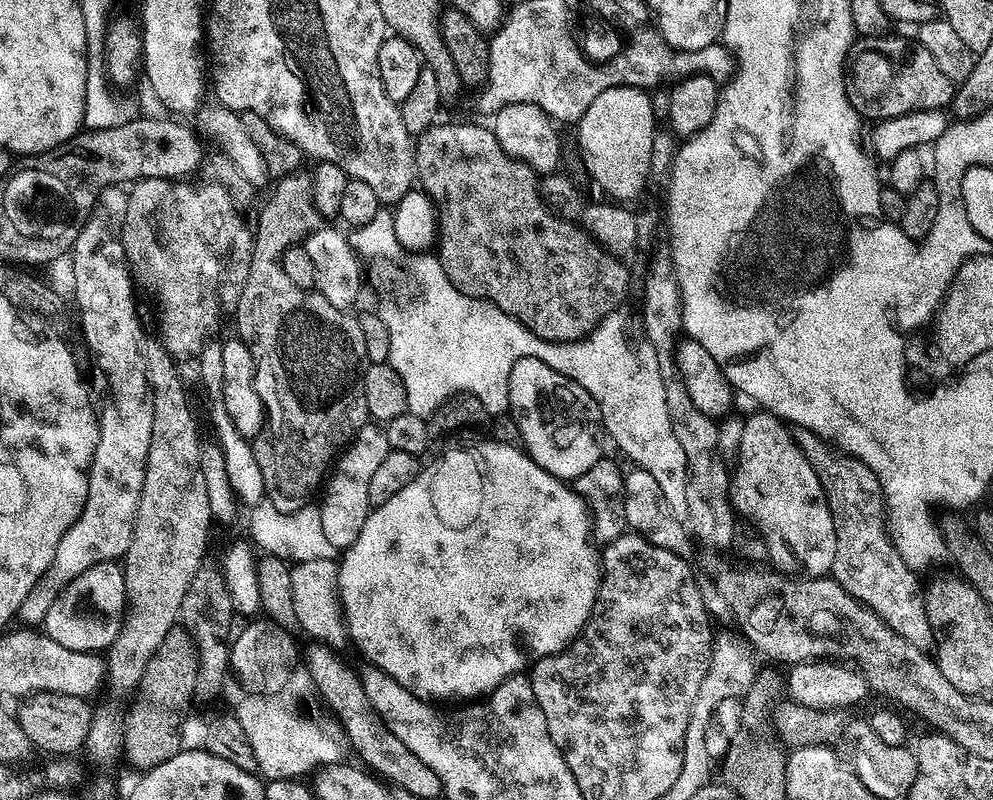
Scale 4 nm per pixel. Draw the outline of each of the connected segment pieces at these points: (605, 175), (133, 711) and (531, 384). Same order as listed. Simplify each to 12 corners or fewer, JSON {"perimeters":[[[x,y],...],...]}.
{"perimeters":[[[608,87],[577,123],[593,178],[618,202],[651,179],[651,95]],[[162,638],[127,709],[122,756],[139,770],[182,751],[196,647]],[[518,358],[508,407],[542,470],[574,482],[602,456],[598,402]]]}

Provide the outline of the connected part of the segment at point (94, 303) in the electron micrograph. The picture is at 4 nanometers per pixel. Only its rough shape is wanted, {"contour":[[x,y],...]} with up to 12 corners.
{"contour":[[115,231],[70,253],[80,326],[108,375],[82,514],[22,598],[54,598],[130,546],[154,430],[144,332]]}

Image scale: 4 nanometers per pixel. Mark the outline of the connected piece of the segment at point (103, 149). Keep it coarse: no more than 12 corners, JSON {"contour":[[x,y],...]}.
{"contour":[[179,119],[76,133],[96,189],[188,178],[206,148]]}

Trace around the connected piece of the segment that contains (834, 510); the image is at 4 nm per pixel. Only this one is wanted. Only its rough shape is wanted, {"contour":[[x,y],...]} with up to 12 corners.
{"contour":[[792,437],[834,518],[830,573],[894,634],[931,649],[921,577],[888,535],[874,470]]}

